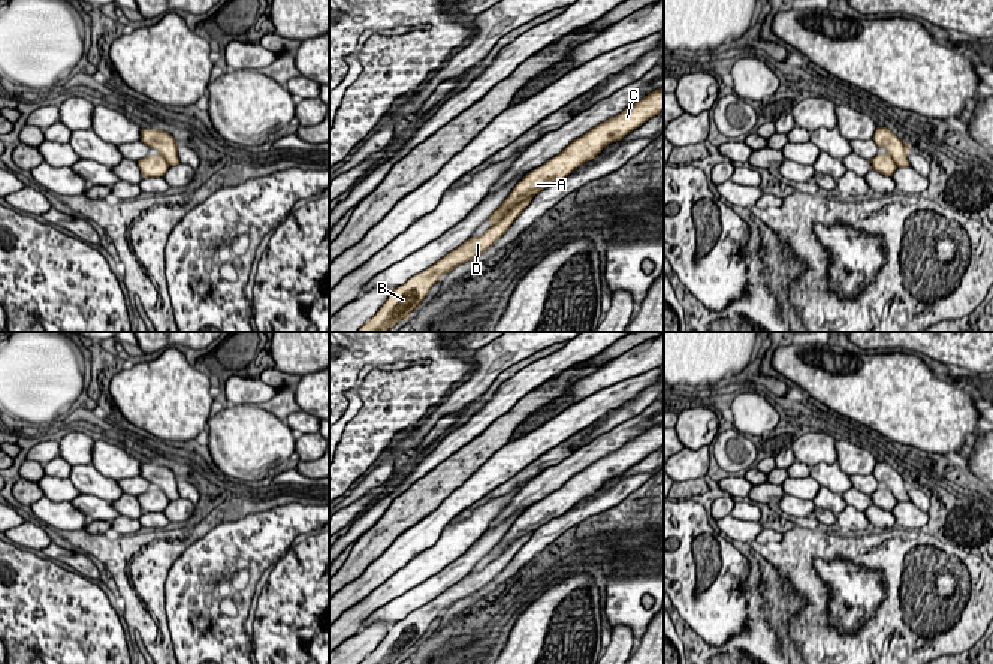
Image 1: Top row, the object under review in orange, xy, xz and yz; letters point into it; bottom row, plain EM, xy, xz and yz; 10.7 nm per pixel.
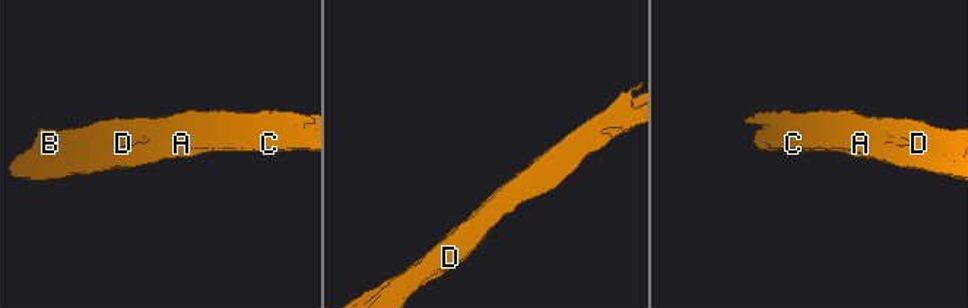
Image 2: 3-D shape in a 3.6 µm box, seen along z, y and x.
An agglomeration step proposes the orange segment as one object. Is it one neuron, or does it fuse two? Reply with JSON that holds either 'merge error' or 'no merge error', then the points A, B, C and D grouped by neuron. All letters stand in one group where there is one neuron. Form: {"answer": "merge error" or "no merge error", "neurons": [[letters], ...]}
{"answer": "merge error", "neurons": [["A", "C"], ["B", "D"]]}

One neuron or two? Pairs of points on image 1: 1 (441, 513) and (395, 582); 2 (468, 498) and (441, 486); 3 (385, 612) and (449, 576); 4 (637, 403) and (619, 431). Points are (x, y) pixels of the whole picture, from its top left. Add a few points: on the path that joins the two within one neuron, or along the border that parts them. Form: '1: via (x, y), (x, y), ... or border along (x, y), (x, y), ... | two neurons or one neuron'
1: border along (437, 539), (382, 582) | two neurons
2: border along (479, 467), (428, 515) | two neurons
3: via (401, 607), (432, 586) | one neuron
4: border along (648, 406), (595, 437) | two neurons

